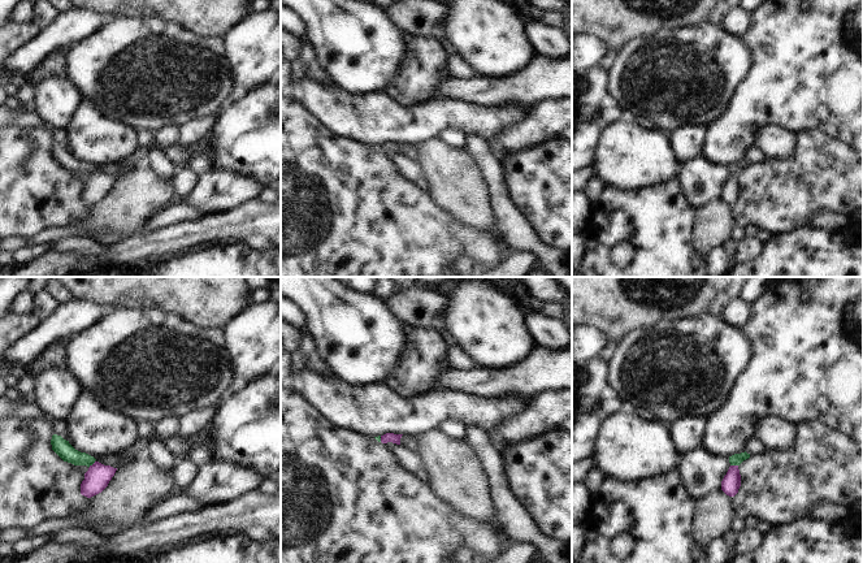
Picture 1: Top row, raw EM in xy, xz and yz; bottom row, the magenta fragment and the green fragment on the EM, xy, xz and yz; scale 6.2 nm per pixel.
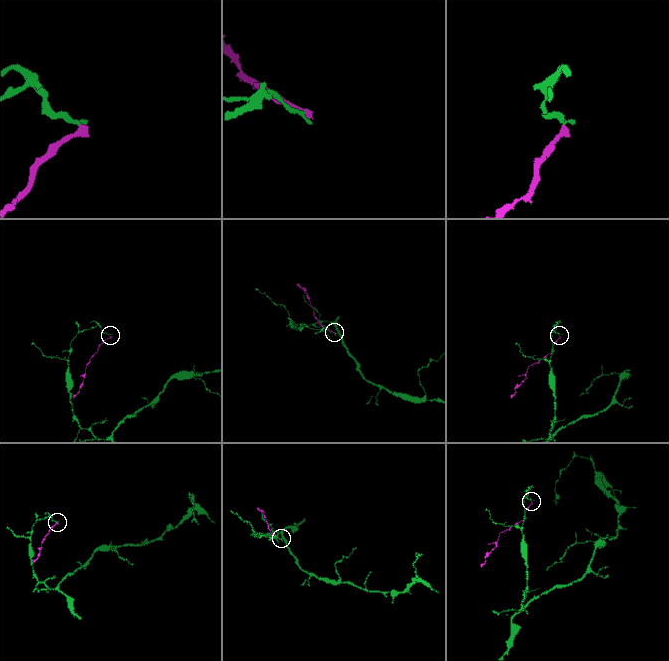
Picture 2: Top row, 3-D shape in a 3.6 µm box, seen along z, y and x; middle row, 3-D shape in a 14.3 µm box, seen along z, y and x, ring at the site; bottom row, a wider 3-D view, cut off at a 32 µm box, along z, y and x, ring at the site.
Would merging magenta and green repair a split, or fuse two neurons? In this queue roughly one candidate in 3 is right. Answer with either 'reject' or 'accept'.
reject

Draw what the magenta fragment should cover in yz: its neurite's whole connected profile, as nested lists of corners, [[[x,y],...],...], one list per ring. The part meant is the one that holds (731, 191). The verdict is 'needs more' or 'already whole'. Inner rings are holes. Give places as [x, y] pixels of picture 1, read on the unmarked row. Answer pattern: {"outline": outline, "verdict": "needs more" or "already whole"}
{"outline": [[[730,174],[721,190],[721,199],[727,204],[734,205],[738,202],[740,195],[741,195],[741,183],[738,174]]], "verdict": "already whole"}

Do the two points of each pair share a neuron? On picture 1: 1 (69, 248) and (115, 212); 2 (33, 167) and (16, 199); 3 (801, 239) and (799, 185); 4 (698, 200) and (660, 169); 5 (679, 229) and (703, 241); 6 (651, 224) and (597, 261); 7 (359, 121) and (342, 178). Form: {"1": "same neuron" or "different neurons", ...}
{"1": "different neurons", "2": "same neuron", "3": "different neurons", "4": "different neurons", "5": "different neurons", "6": "same neuron", "7": "different neurons"}

